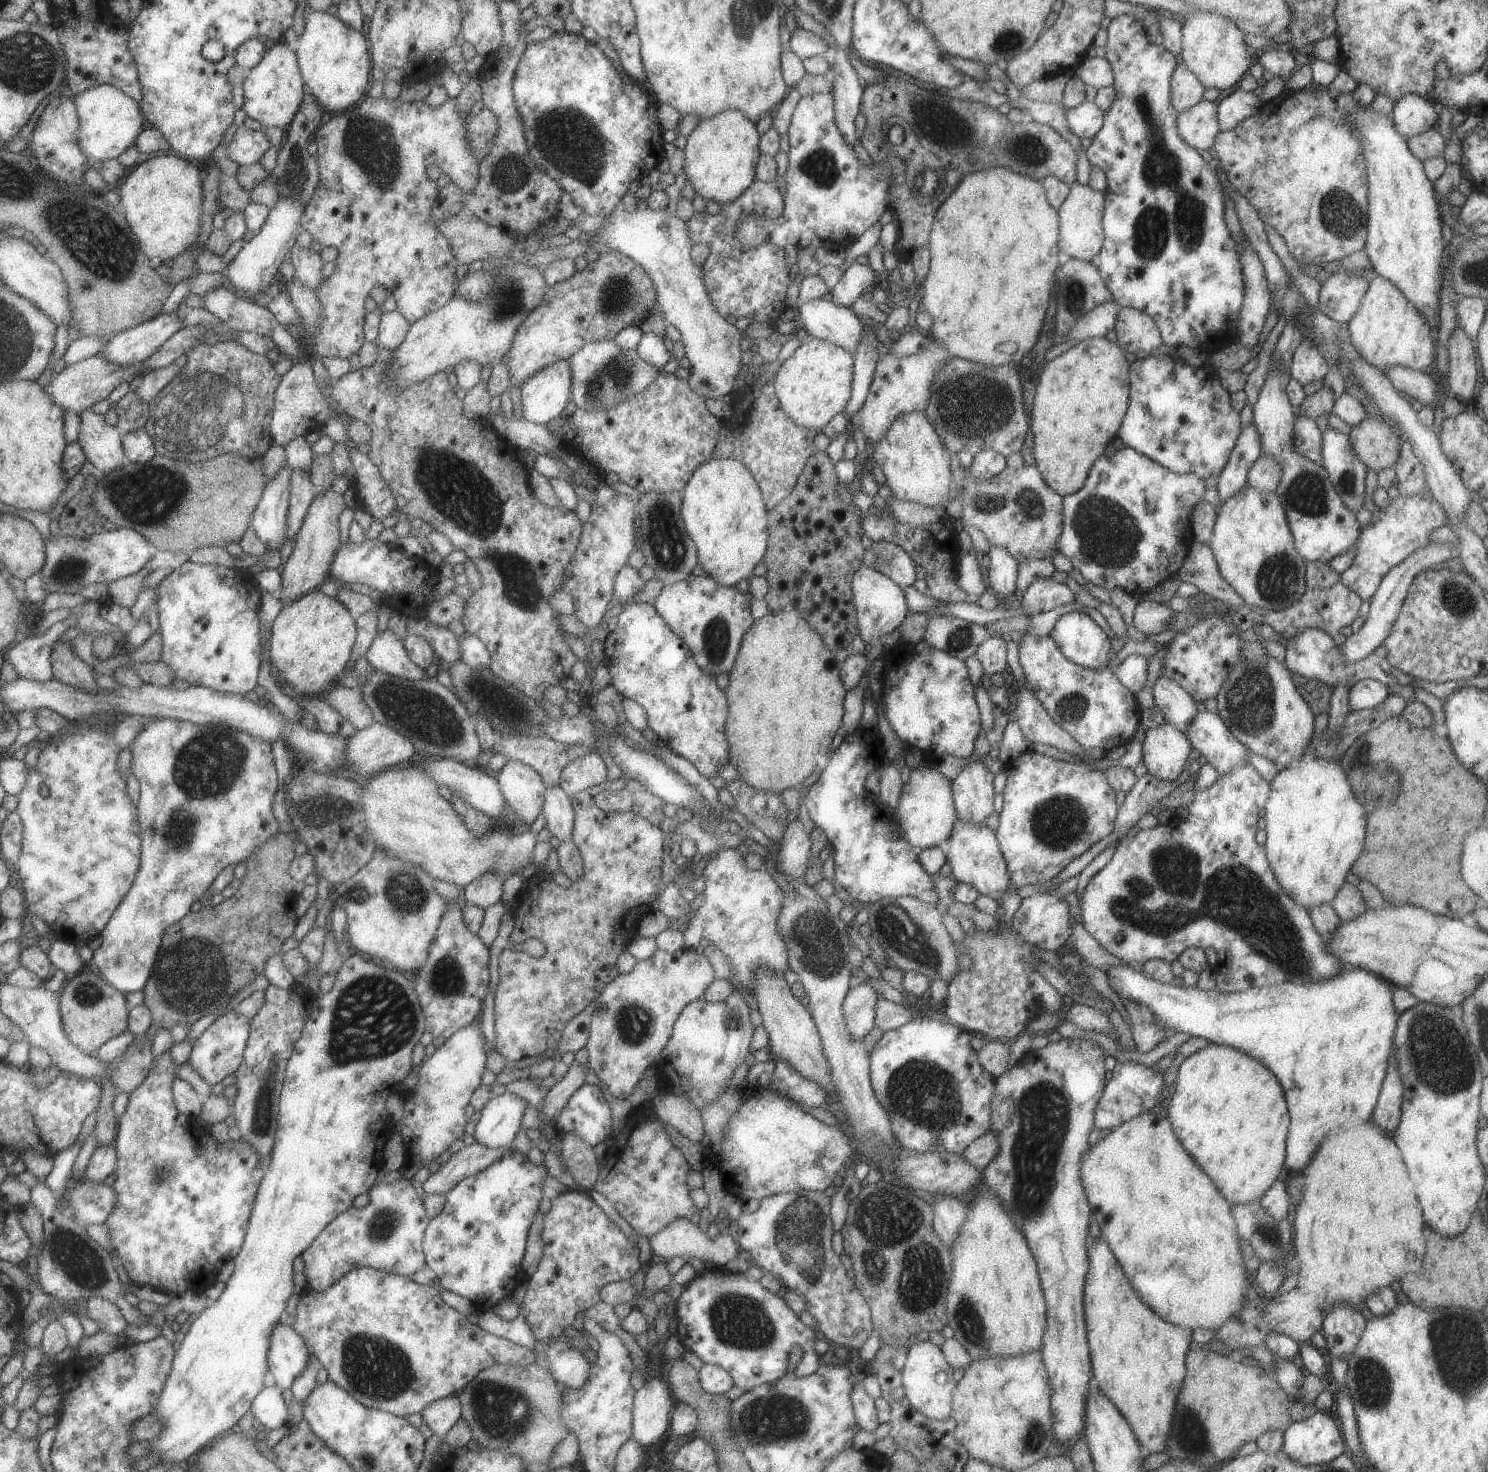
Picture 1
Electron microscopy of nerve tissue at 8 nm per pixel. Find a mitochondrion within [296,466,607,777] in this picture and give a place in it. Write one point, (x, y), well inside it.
(423, 714)

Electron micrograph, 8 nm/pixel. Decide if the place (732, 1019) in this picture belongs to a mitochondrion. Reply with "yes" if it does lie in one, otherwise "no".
yes

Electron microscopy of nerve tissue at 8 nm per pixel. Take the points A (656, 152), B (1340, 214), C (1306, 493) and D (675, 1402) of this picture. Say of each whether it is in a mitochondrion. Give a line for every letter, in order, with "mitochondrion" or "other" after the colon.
A: other
B: mitochondrion
C: mitochondrion
D: other

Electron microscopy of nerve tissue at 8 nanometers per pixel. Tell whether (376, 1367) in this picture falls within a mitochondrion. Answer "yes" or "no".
yes

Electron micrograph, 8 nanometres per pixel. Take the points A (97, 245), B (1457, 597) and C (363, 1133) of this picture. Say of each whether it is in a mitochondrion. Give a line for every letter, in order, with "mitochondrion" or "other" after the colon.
A: mitochondrion
B: mitochondrion
C: other

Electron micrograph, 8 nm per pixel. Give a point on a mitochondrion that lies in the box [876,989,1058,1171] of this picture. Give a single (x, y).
(924, 1094)

